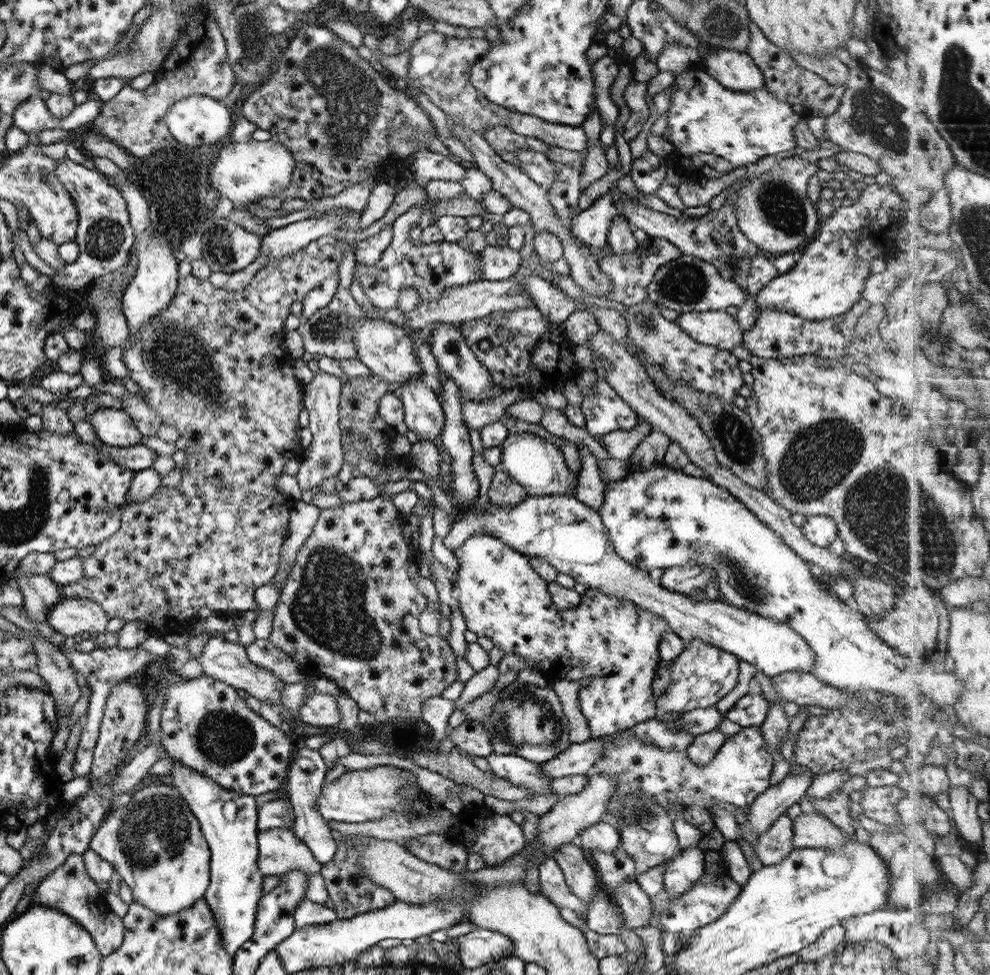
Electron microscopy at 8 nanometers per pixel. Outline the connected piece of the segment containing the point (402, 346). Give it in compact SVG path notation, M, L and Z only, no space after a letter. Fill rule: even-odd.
M359 319L351 329L351 340L355 344L356 358L362 362L372 374L378 376L386 382L388 392L394 393L402 382L423 376L424 372L421 368L418 356L411 347L411 341L408 335L391 323L384 322L381 319Z

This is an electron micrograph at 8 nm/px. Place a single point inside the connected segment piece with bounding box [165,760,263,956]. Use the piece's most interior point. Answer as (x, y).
(234, 890)

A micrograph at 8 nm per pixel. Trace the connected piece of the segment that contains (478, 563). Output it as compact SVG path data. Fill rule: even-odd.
M473 532L469 535L459 546L459 548L452 551L456 561L458 562L458 569L453 580L453 586L456 588L456 601L458 609L461 611L464 623L467 629L469 629L477 637L485 636L491 640L491 644L495 648L499 648L503 654L515 654L519 658L523 658L527 664L533 664L536 666L536 670L545 674L549 680L564 679L577 681L579 678L589 678L589 683L585 687L581 687L577 693L578 707L585 718L588 728L590 729L590 736L601 737L609 736L609 734L615 734L617 732L623 732L626 728L630 728L634 724L641 721L646 721L655 718L658 714L655 708L655 698L652 695L651 679L655 674L656 669L660 665L660 658L658 657L658 644L660 643L662 634L668 630L668 624L659 615L654 615L653 612L646 608L641 608L636 604L633 604L630 600L618 599L611 595L600 593L597 590L587 588L583 595L580 595L580 603L571 610L562 610L557 608L550 599L549 593L546 589L546 582L541 579L532 569L529 567L529 561L526 556L518 554L511 550L503 543L499 542L495 537L489 535L482 535L481 533Z

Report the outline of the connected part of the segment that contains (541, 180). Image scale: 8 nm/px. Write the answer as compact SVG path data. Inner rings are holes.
M527 149L514 151L521 162L520 169L535 183L548 188L556 179L555 165L541 152Z

